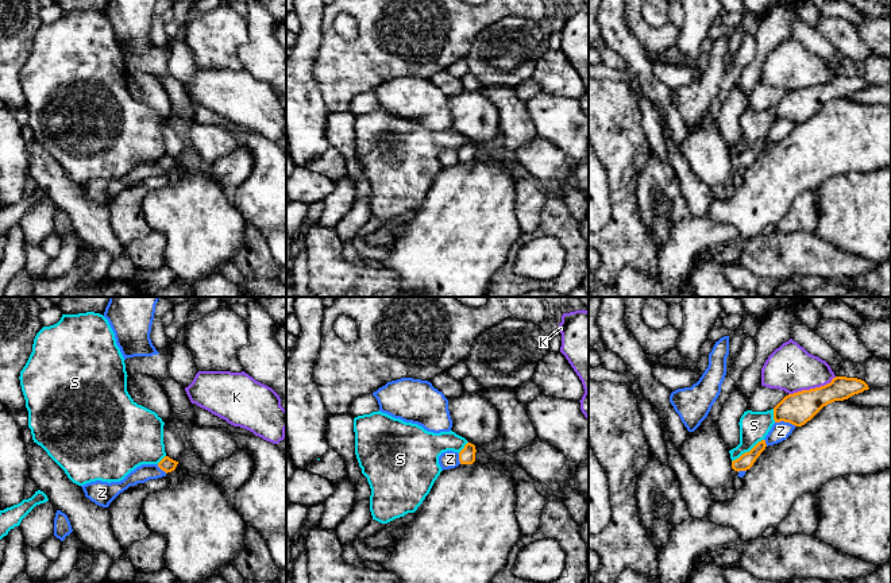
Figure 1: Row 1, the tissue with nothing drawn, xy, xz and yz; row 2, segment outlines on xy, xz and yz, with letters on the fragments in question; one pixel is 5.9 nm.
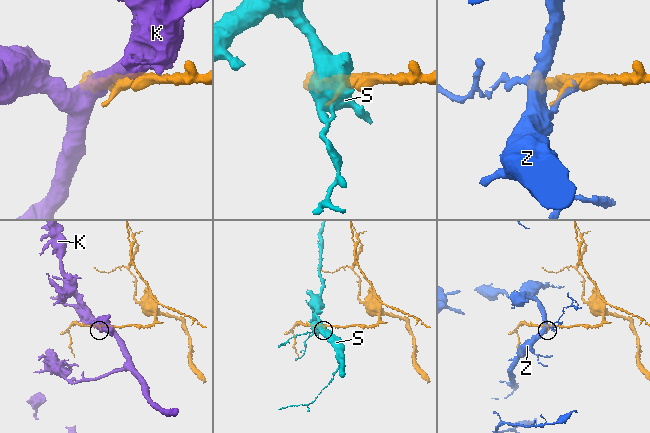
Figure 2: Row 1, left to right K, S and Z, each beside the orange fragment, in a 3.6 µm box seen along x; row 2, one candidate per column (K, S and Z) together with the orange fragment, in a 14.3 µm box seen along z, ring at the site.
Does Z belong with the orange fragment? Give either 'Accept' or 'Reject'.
Reject

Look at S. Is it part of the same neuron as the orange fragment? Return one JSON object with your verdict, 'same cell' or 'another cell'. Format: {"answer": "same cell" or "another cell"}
{"answer": "another cell"}

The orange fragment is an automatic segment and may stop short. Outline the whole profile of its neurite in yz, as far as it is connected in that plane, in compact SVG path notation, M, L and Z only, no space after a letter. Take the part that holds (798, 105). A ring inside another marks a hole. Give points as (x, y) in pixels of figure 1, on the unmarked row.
M836 74L825 84L786 93L774 105L774 117L802 124L828 101L848 97L868 86L868 82L861 77Z

